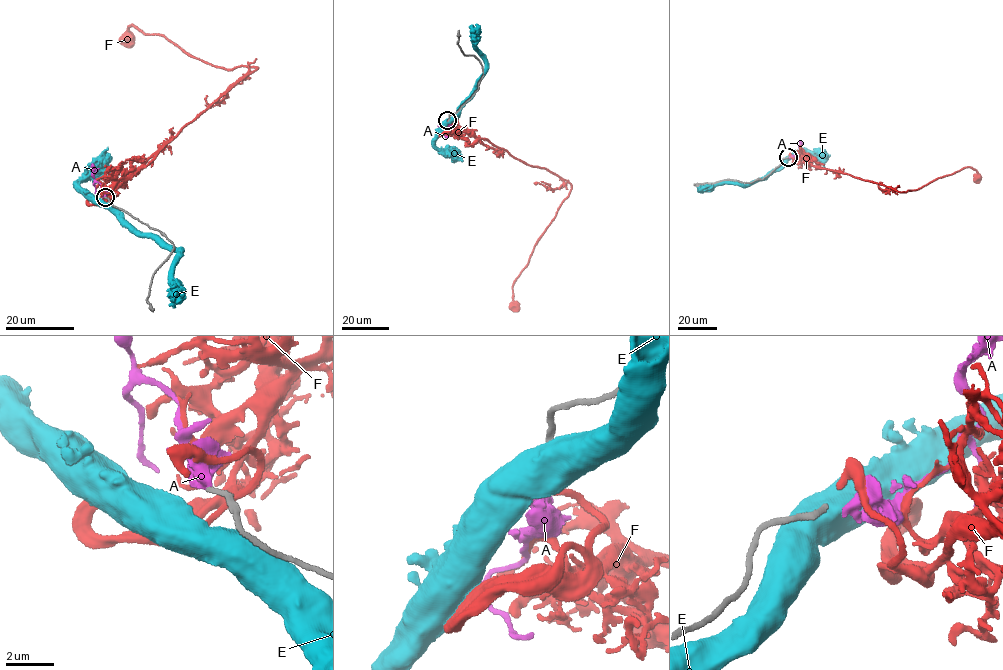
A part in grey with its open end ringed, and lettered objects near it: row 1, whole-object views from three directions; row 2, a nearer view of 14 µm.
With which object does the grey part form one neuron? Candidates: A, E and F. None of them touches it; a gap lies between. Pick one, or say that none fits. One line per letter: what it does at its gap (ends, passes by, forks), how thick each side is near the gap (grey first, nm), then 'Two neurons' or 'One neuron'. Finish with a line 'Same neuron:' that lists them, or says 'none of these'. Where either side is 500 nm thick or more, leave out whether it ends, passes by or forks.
A: It ends there. Thickness 200 nm (grey) against 480 nm. Two neurons
E: Thickness 200 nm (grey) against 700 nm. Two neurons
F: It ends there. Thickness 200 nm (grey) against 340 nm. One neuron
Same neuron: F

